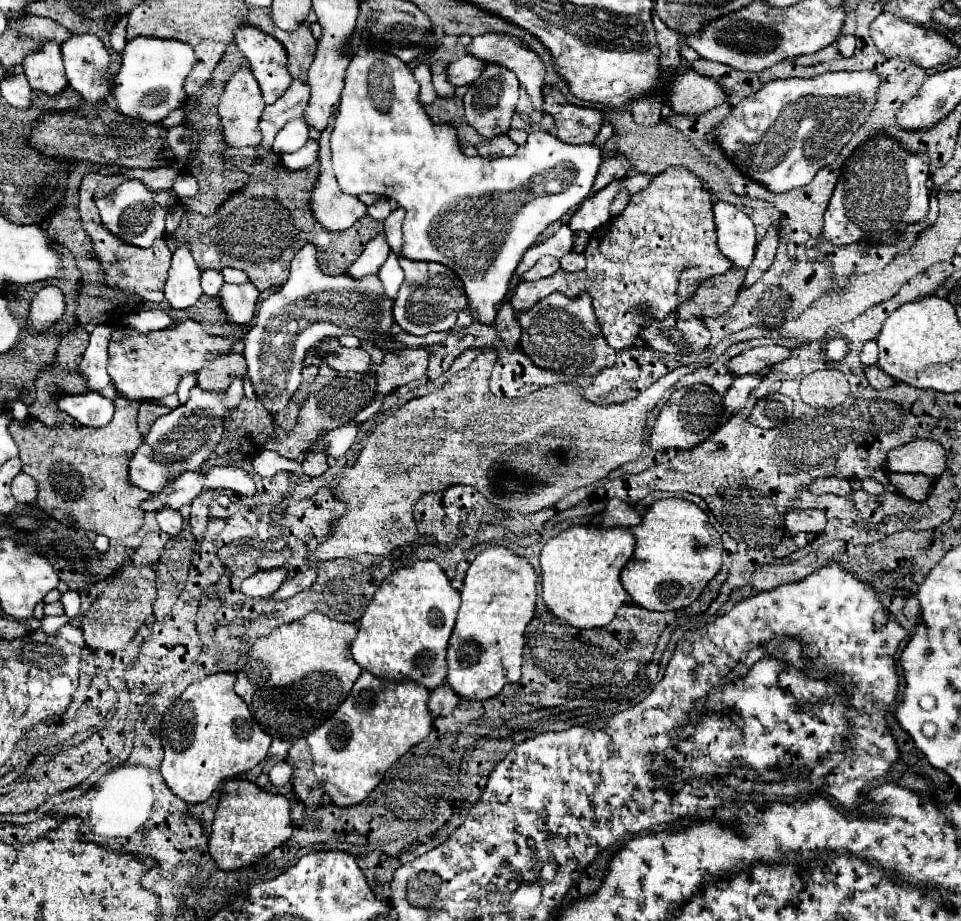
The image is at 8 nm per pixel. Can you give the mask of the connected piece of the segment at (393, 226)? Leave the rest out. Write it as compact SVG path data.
M396 208L384 222L384 232L388 238L388 244L392 246L392 250L400 250L402 246L402 220L404 220L404 208Z

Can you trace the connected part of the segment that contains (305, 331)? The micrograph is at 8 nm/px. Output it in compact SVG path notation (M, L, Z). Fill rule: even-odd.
M304 246L296 258L292 260L290 266L290 278L288 282L282 286L280 292L268 296L258 312L256 312L256 324L250 328L250 332L246 334L246 348L244 348L244 358L248 362L248 374L250 380L254 384L254 390L258 394L258 398L264 402L266 410L282 410L286 408L288 400L292 398L292 394L296 392L296 388L300 386L302 380L302 360L306 356L306 352L316 346L318 342L322 342L326 336L338 336L338 334L350 334L356 336L360 340L370 340L374 346L386 350L386 352L400 352L402 348L392 340L392 298L388 298L384 294L382 282L378 276L364 276L364 278L352 278L348 274L342 276L326 276L320 272L318 266L318 258L316 258L316 248L312 246Z

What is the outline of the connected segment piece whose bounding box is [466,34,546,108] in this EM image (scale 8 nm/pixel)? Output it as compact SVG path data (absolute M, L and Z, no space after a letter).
M482 34L472 38L472 42L466 46L466 52L486 64L498 64L512 70L520 86L526 88L534 108L542 108L544 104L542 80L544 80L546 68L542 60L526 46L522 46L518 40L514 38L510 40L506 36Z

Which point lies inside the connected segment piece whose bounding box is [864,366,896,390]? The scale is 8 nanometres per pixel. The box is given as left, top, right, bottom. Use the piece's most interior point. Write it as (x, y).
(876, 379)

